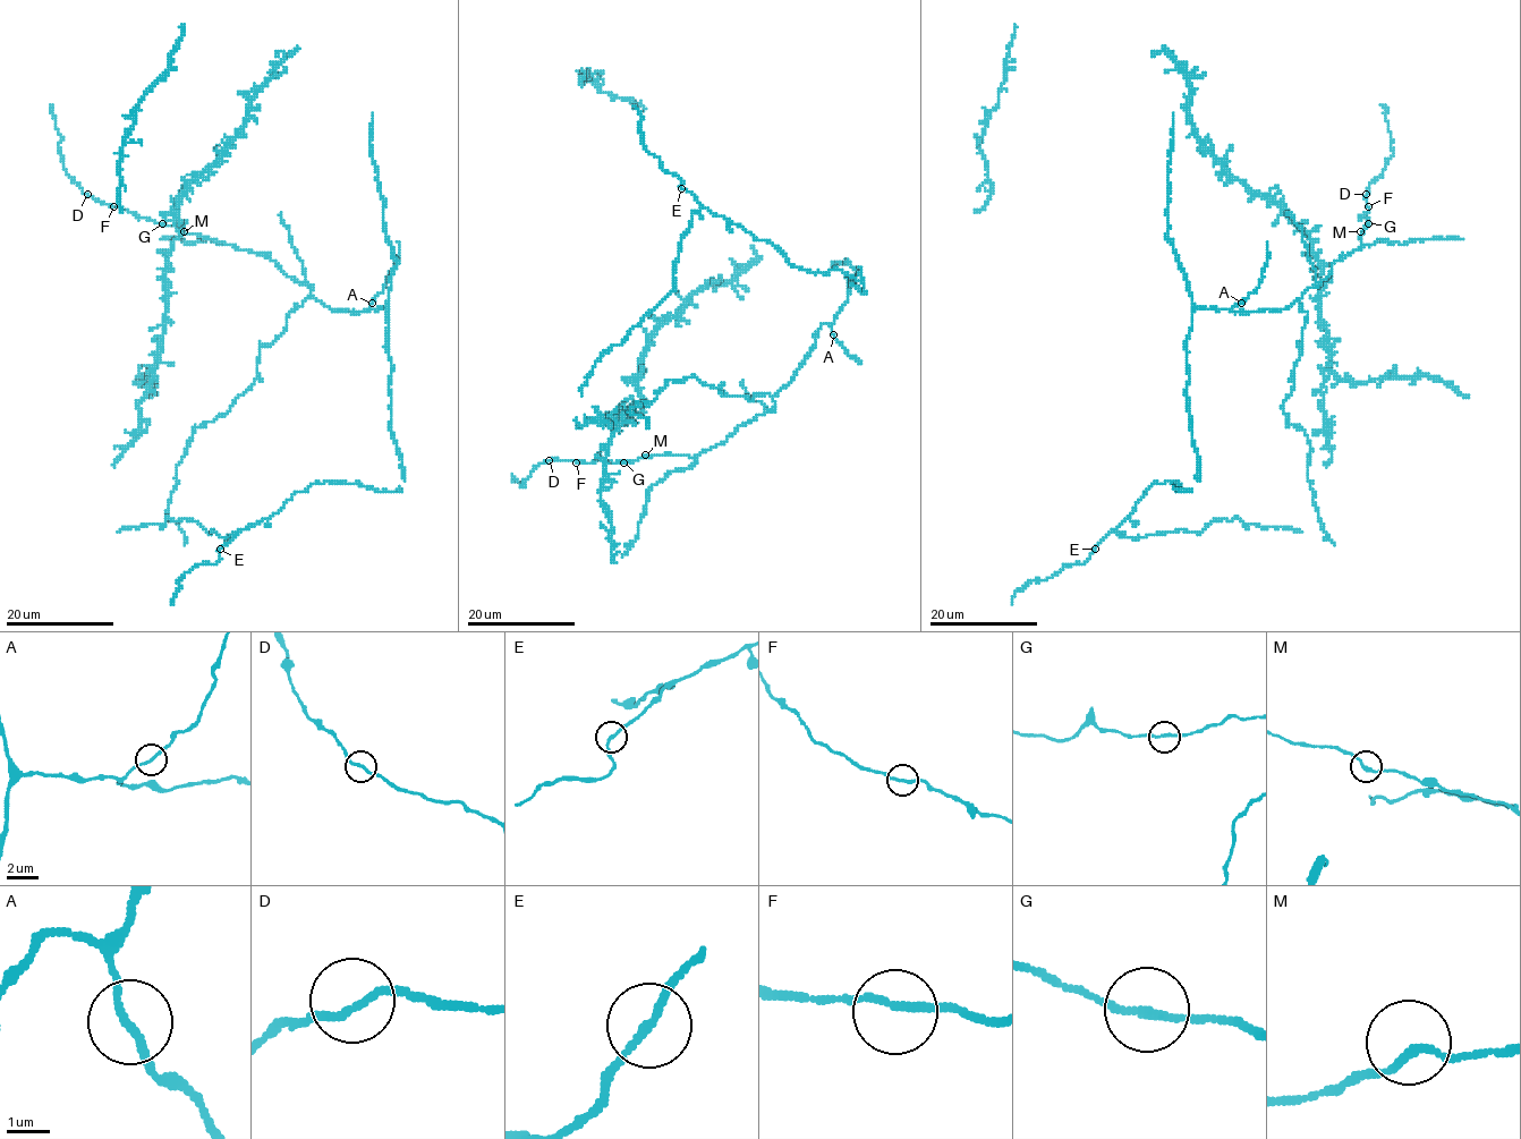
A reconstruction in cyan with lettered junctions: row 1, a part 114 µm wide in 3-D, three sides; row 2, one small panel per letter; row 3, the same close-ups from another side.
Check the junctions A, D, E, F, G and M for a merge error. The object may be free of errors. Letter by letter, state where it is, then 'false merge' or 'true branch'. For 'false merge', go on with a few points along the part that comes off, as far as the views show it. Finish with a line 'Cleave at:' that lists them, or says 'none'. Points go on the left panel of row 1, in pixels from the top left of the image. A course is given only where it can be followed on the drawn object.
A: at (372, 303); true branch
D: at (87, 194); true branch
E: at (220, 549); true branch
F: at (113, 206); true branch
G: at (162, 223); true branch
M: at (184, 231); true branch
Cleave at: none

